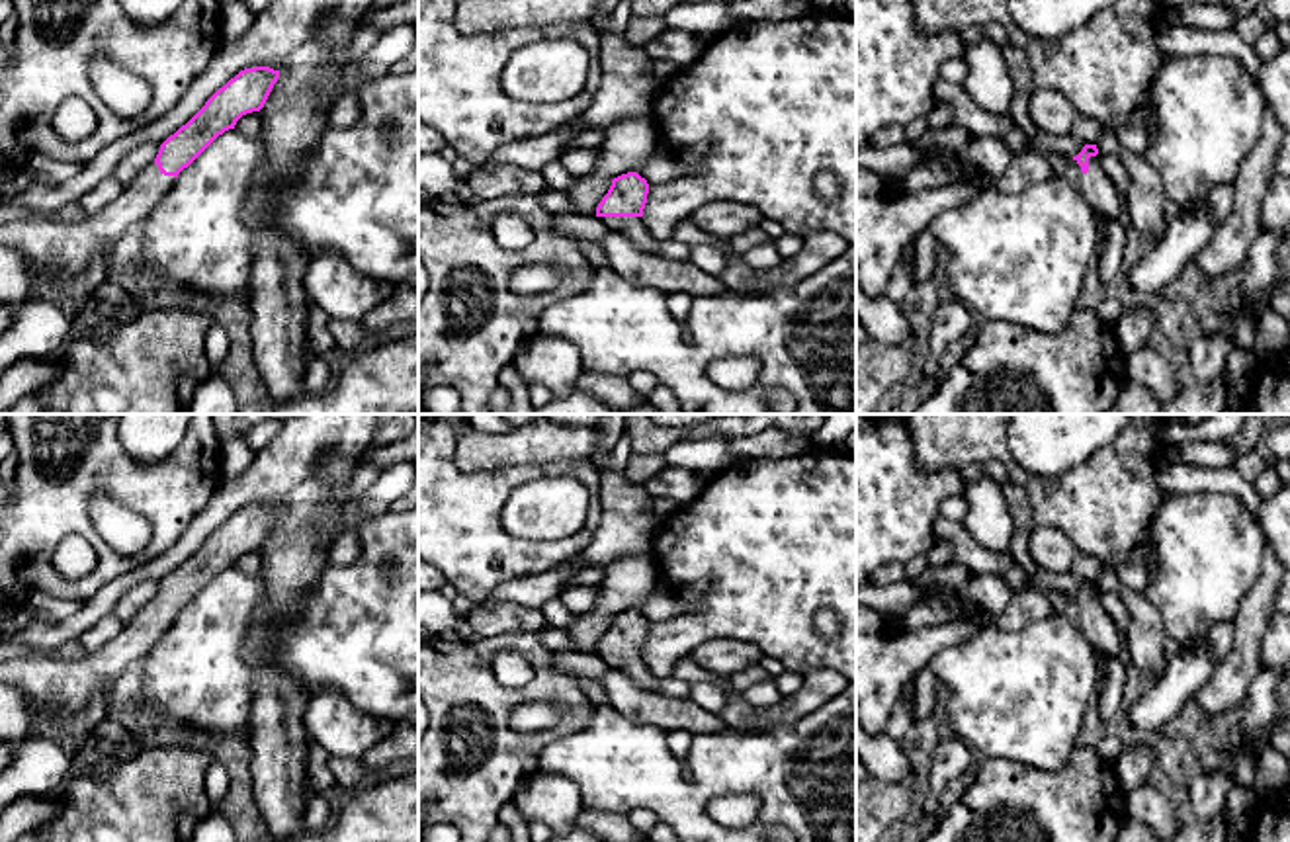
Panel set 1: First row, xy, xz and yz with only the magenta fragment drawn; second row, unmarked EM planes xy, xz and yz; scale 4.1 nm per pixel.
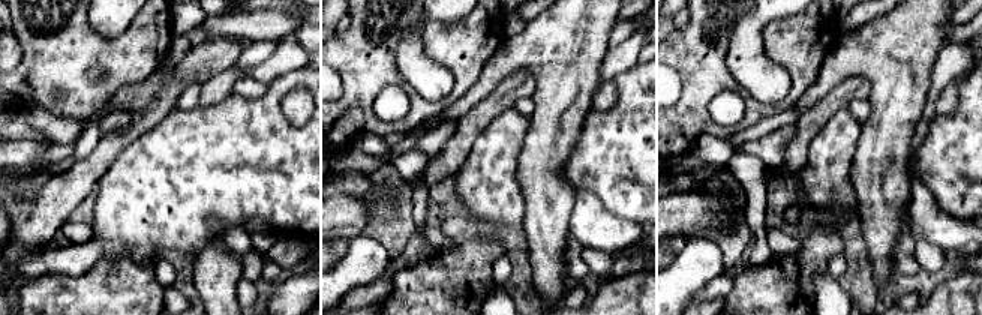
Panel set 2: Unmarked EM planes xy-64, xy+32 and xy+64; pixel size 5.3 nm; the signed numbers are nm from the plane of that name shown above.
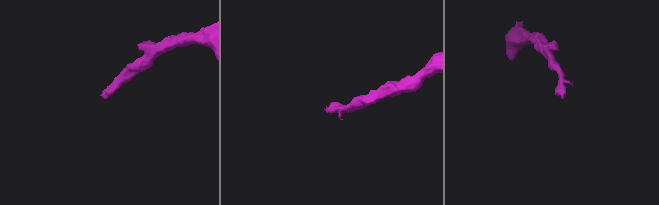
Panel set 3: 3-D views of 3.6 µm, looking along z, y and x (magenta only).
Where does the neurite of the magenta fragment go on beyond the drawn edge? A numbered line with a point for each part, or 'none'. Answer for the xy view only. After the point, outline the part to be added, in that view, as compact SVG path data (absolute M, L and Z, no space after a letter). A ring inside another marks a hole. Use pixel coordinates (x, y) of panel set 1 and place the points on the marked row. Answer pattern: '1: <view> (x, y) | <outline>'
1: xy (42, 241) | M149 164L121 195L94 215L76 223L55 223L47 219L10 221L0 227L0 246L23 254L35 274L35 283L43 264L55 260L64 264L63 277L68 279L86 268L94 252L115 244L127 229L141 225L162 201L174 184L174 176L164 176L158 164Z

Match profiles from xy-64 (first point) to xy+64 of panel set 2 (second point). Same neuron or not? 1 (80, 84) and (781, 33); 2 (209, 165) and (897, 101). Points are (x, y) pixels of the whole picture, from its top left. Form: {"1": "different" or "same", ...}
{"1": "same", "2": "different"}

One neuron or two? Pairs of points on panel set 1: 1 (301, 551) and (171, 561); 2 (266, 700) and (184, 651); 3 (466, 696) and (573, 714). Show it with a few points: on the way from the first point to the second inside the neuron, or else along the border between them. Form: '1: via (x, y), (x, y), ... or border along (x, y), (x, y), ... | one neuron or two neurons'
1: via (294, 508), (278, 493), (235, 493), (210, 518) | one neuron
2: border along (245, 647), (253, 671), (253, 723), (249, 737) | two neurons
3: via (493, 696), (550, 692) | one neuron

